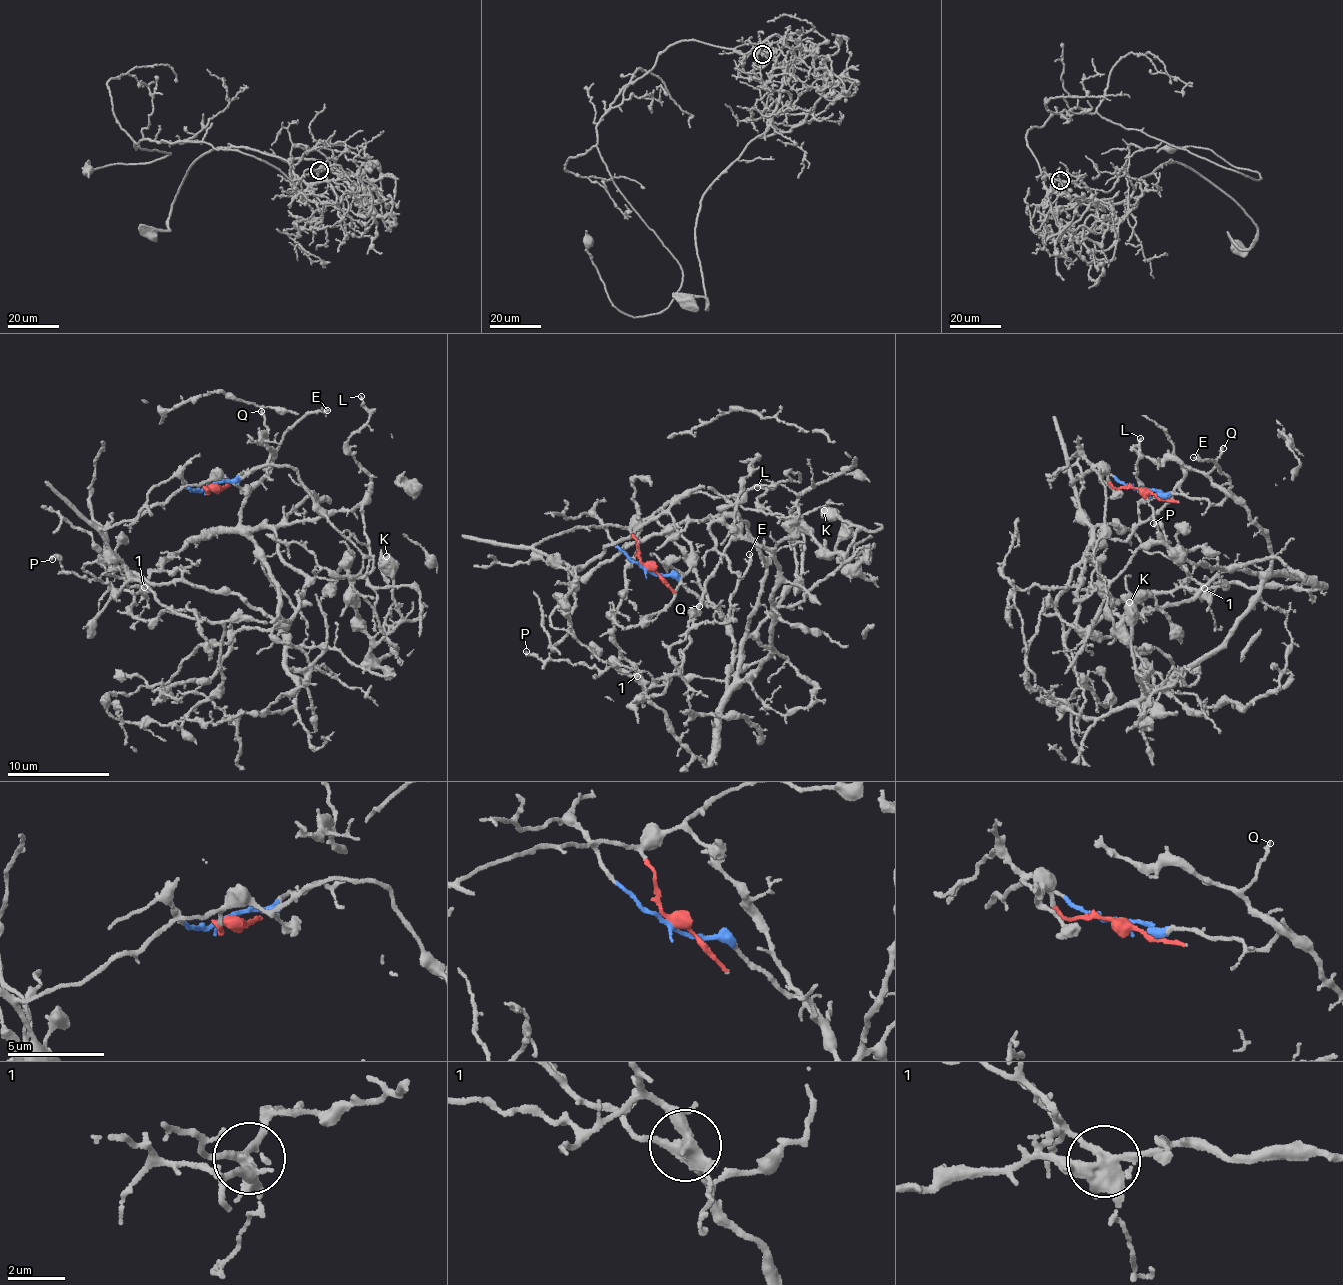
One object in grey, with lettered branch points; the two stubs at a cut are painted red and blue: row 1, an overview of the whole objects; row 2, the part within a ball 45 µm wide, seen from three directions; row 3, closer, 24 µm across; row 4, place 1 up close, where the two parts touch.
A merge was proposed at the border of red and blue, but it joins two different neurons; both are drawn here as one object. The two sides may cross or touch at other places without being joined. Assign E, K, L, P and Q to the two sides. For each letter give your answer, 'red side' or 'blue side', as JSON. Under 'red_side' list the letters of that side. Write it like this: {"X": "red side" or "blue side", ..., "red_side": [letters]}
{"E": "blue side", "K": "blue side", "L": "blue side", "P": "blue side", "Q": "blue side", "red_side": []}

